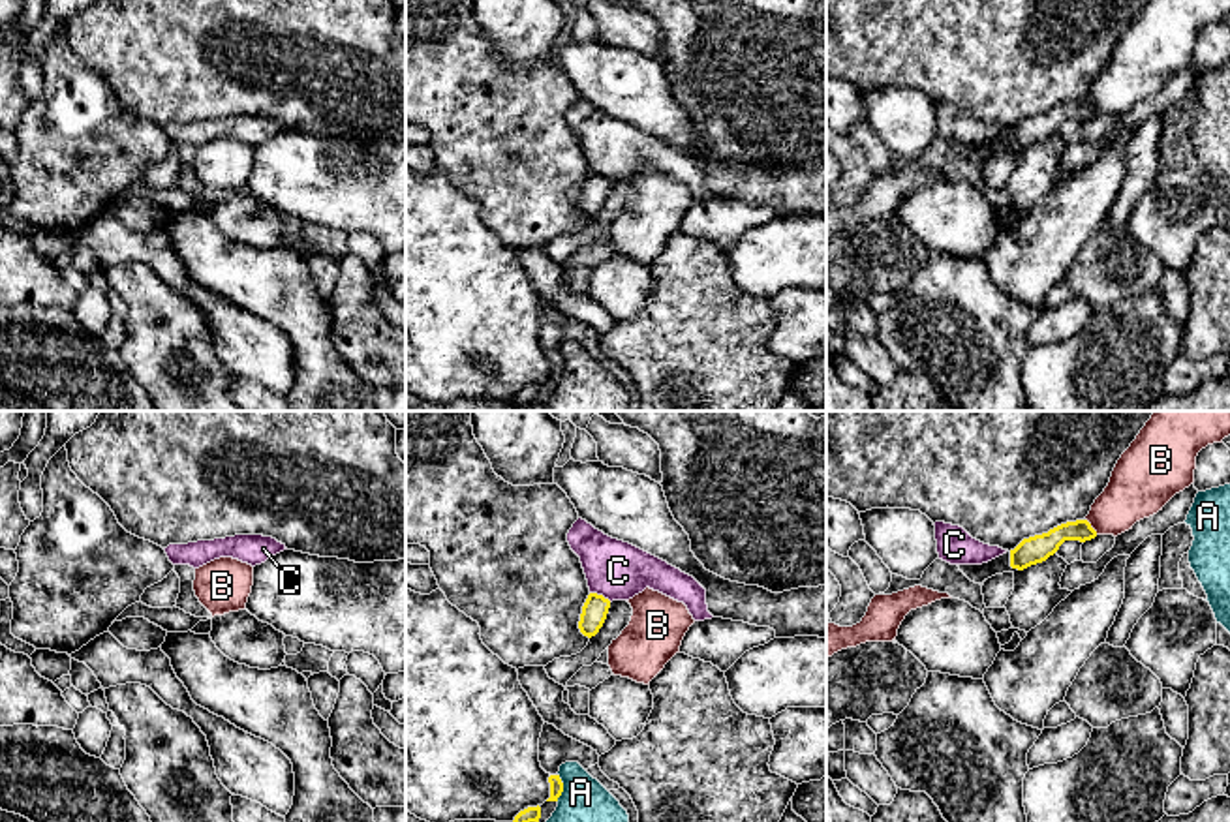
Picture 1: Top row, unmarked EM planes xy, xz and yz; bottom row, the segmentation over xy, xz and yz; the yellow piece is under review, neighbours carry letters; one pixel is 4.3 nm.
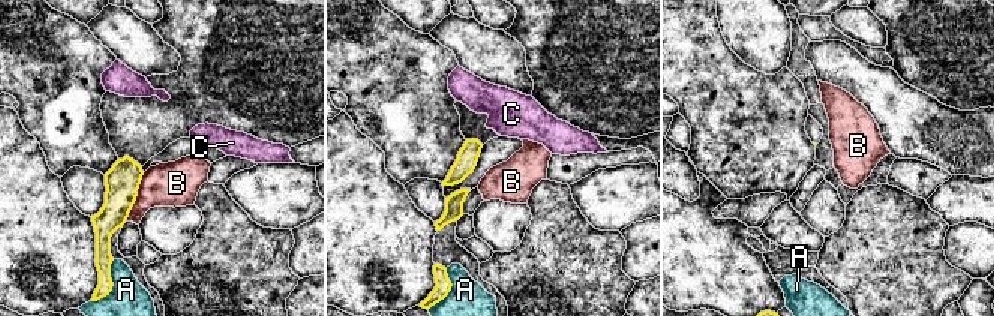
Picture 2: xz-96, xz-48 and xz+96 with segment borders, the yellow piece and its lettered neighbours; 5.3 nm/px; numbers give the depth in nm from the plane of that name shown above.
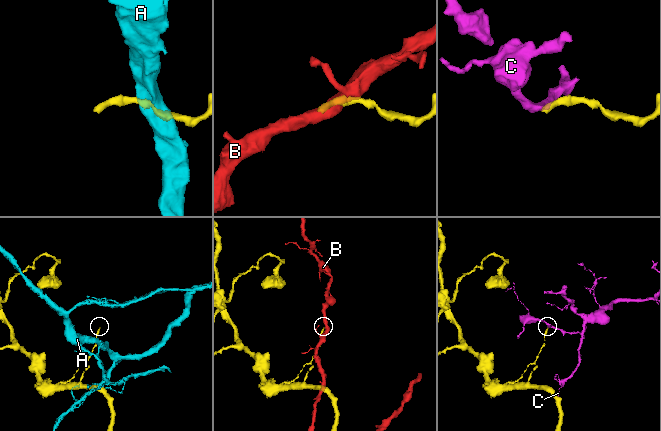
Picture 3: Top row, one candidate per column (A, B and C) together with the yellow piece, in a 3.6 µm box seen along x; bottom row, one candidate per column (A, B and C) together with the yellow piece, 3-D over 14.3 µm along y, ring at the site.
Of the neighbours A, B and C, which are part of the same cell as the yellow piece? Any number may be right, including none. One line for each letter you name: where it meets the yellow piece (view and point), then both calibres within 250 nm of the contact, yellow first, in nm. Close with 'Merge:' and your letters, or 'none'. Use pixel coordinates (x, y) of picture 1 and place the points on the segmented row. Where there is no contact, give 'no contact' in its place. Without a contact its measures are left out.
Merge: none

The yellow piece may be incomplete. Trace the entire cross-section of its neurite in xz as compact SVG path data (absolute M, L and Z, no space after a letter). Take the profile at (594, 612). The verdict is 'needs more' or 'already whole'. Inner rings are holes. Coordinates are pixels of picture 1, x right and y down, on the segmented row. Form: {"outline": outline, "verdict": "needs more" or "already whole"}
{"outline": "M590 593L580 614L578 629L584 636L592 638L603 627L607 614L610 608L610 601L603 595Z", "verdict": "already whole"}

